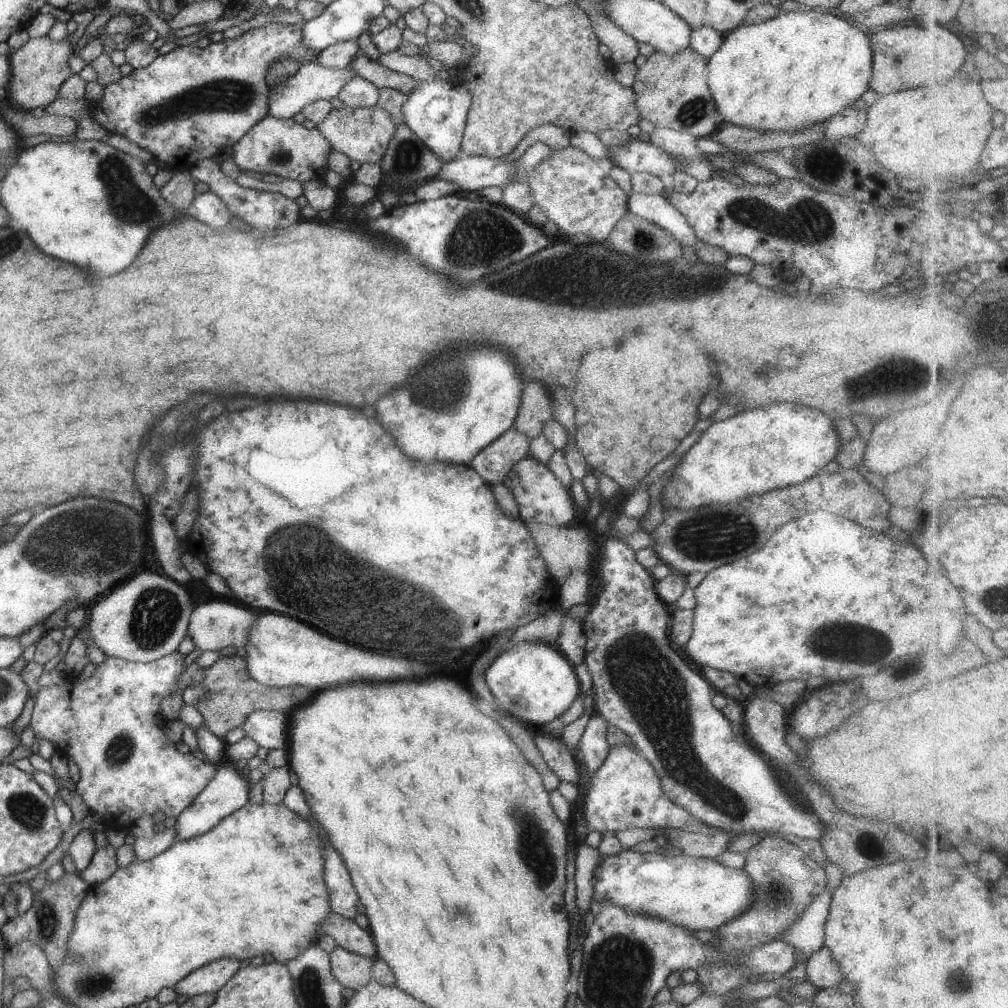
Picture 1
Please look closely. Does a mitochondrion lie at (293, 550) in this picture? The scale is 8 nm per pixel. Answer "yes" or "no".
yes

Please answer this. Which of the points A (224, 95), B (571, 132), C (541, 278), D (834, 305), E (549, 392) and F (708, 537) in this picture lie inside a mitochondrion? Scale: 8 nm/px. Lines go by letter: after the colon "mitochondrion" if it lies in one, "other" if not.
A: mitochondrion
B: other
C: mitochondrion
D: other
E: other
F: mitochondrion

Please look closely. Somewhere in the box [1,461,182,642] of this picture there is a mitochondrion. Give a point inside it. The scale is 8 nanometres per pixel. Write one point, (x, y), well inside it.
(55, 546)

